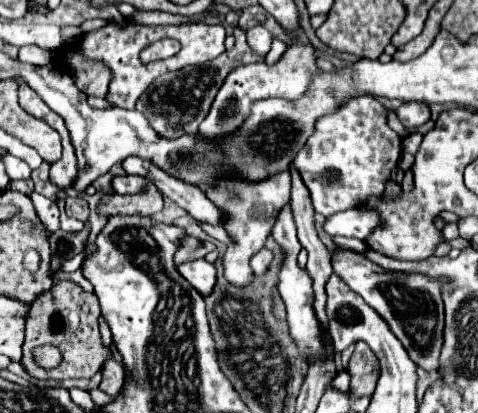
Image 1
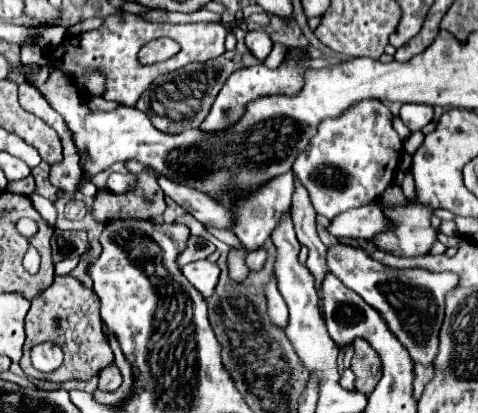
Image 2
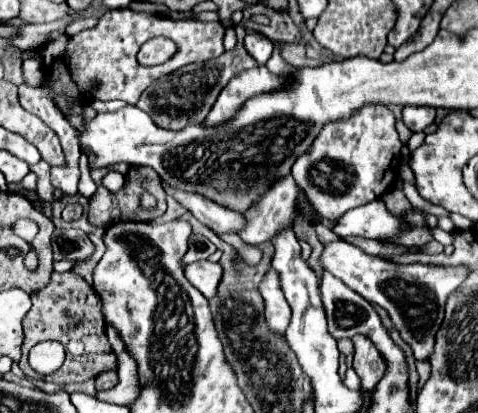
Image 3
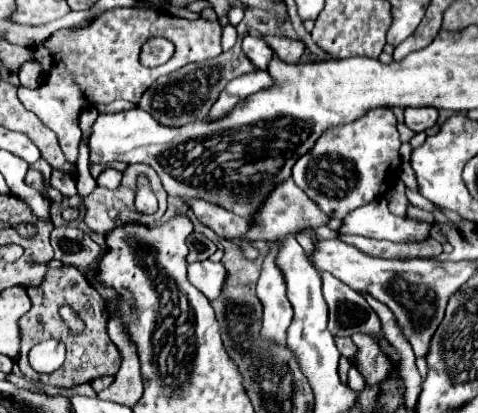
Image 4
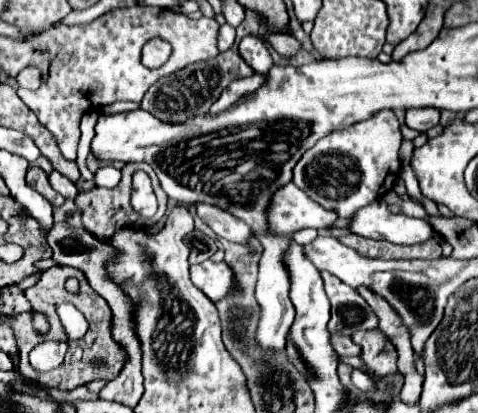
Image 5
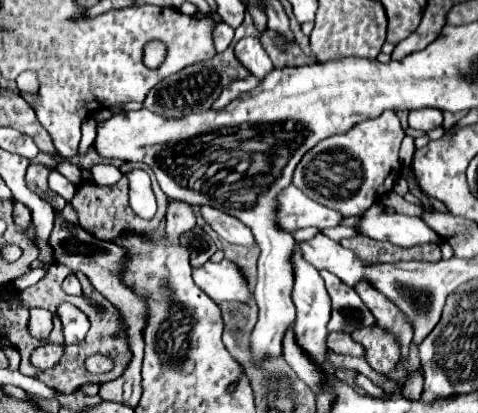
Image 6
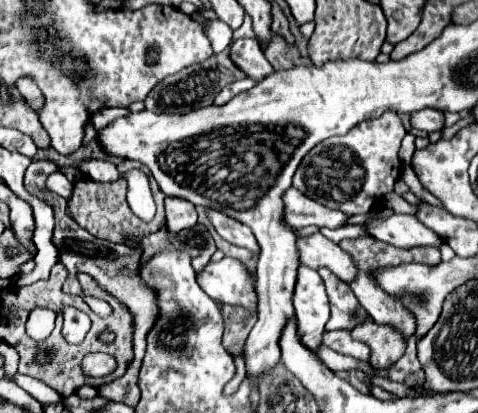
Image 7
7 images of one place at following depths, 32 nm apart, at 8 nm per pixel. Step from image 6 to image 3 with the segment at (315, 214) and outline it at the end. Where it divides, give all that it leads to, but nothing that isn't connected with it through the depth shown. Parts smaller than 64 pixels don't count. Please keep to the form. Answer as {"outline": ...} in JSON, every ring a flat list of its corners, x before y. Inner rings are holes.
{"outline":[[290,174,284,176,284,180,276,180,276,184,272,184,272,188,268,188,268,192,264,192,248,212,244,212,246,224,238,236,250,246,270,240,272,234,294,220,296,192,298,186]]}

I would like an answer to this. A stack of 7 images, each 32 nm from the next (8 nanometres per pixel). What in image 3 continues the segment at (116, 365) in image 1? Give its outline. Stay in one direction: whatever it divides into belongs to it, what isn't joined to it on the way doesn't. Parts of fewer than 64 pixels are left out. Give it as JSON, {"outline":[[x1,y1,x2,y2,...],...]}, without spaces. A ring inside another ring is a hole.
{"outline":[[116,370,114,372,104,372,96,378,96,390,108,390,116,386]]}

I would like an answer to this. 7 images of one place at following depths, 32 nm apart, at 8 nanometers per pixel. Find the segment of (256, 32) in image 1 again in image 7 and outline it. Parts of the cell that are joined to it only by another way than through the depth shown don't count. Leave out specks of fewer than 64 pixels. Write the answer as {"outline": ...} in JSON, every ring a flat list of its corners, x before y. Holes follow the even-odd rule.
{"outline":[[240,38,232,42,232,60,254,80,262,80,274,70,256,38]]}

